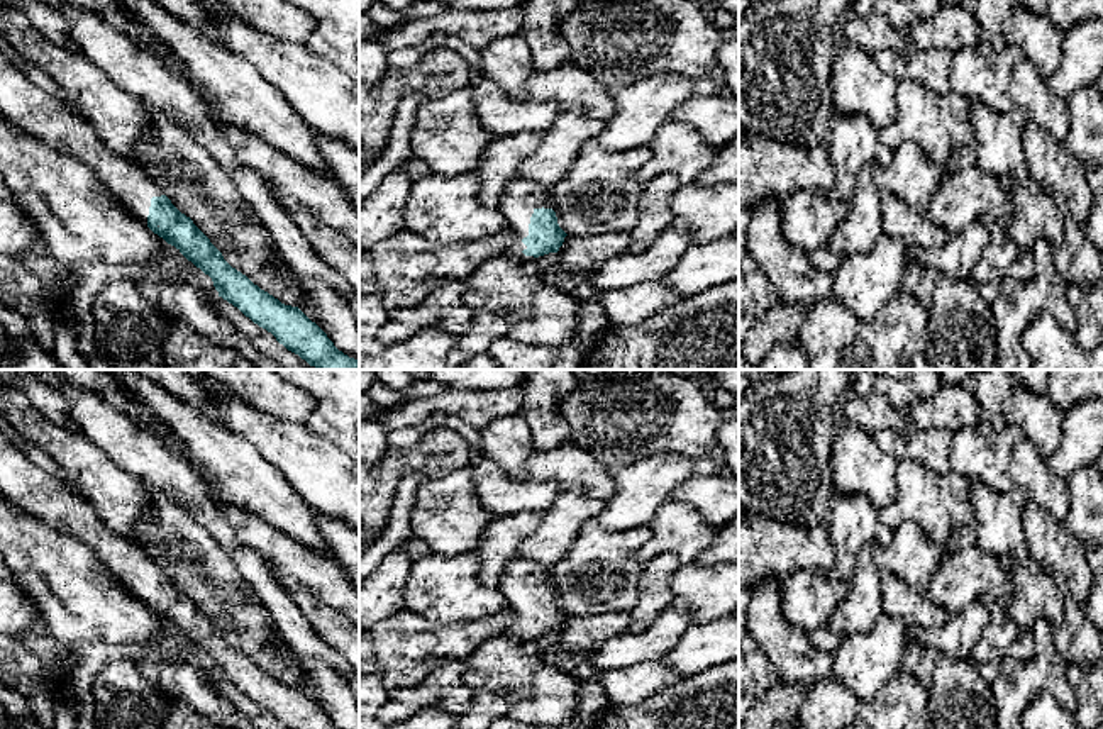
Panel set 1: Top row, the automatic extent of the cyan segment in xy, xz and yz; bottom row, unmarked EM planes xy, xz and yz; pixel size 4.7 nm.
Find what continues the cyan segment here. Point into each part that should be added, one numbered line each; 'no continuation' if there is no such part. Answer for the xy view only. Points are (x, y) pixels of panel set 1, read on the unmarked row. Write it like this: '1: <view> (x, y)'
1: xy (24, 484)

